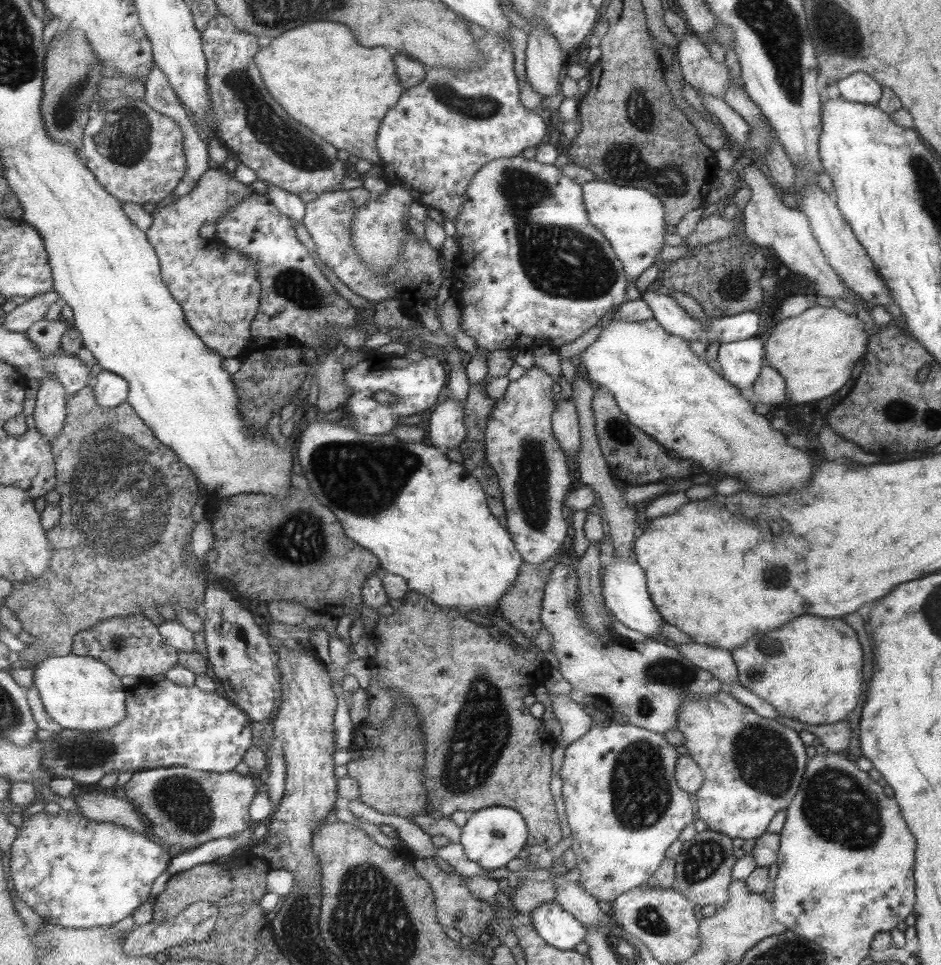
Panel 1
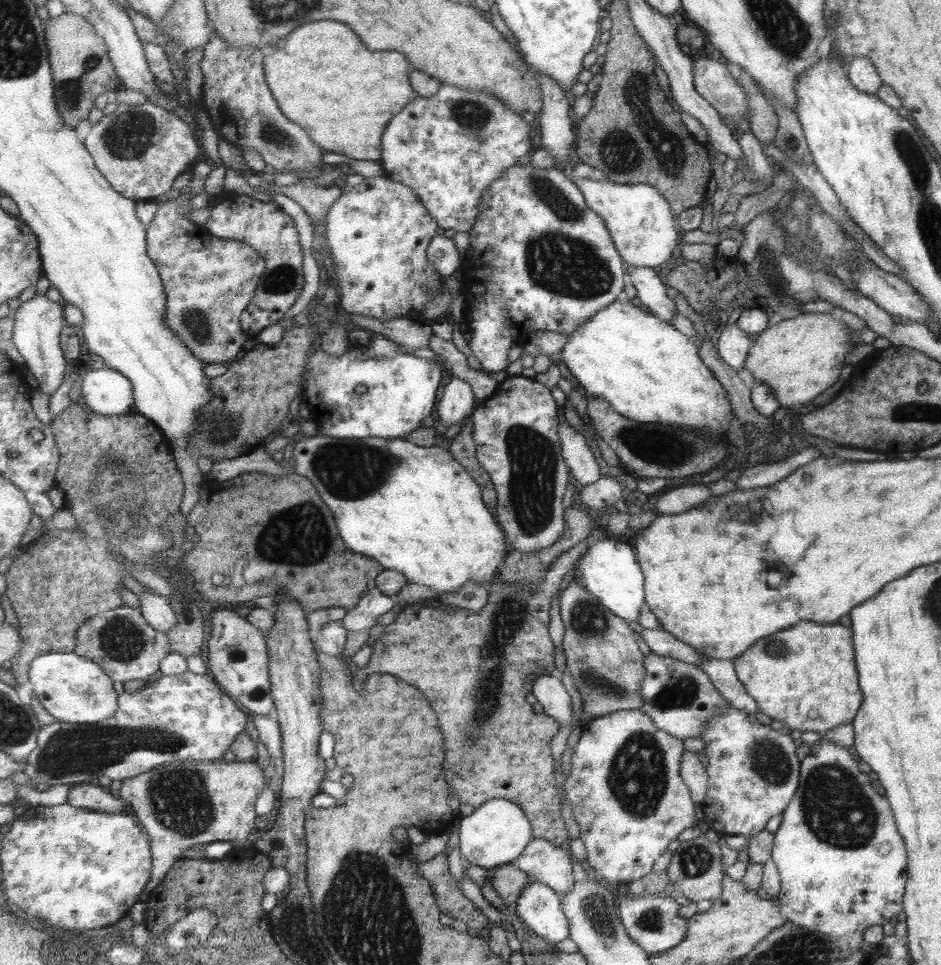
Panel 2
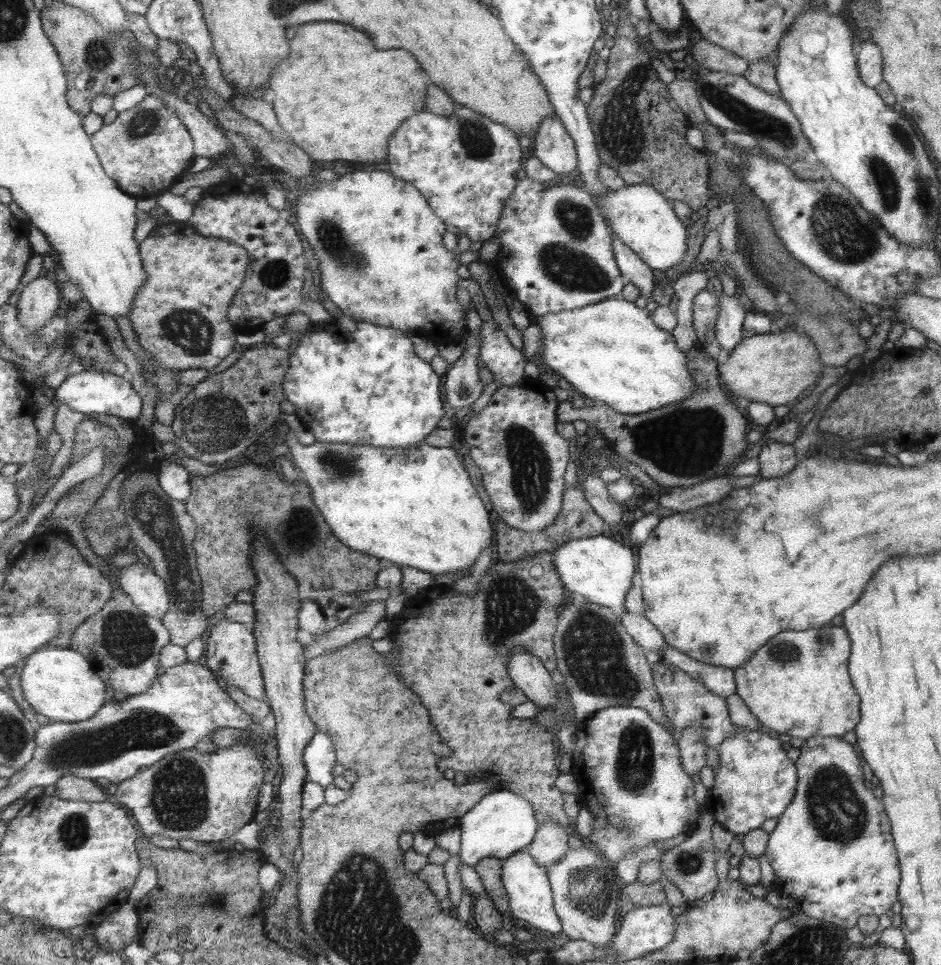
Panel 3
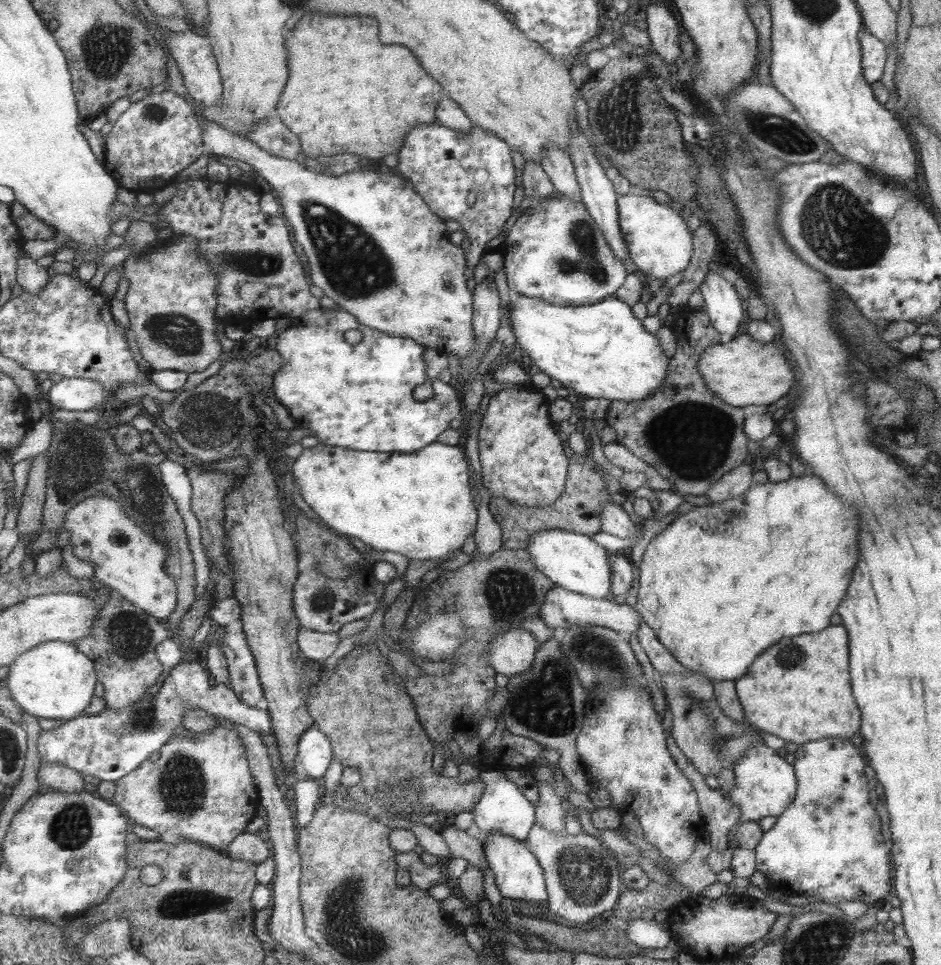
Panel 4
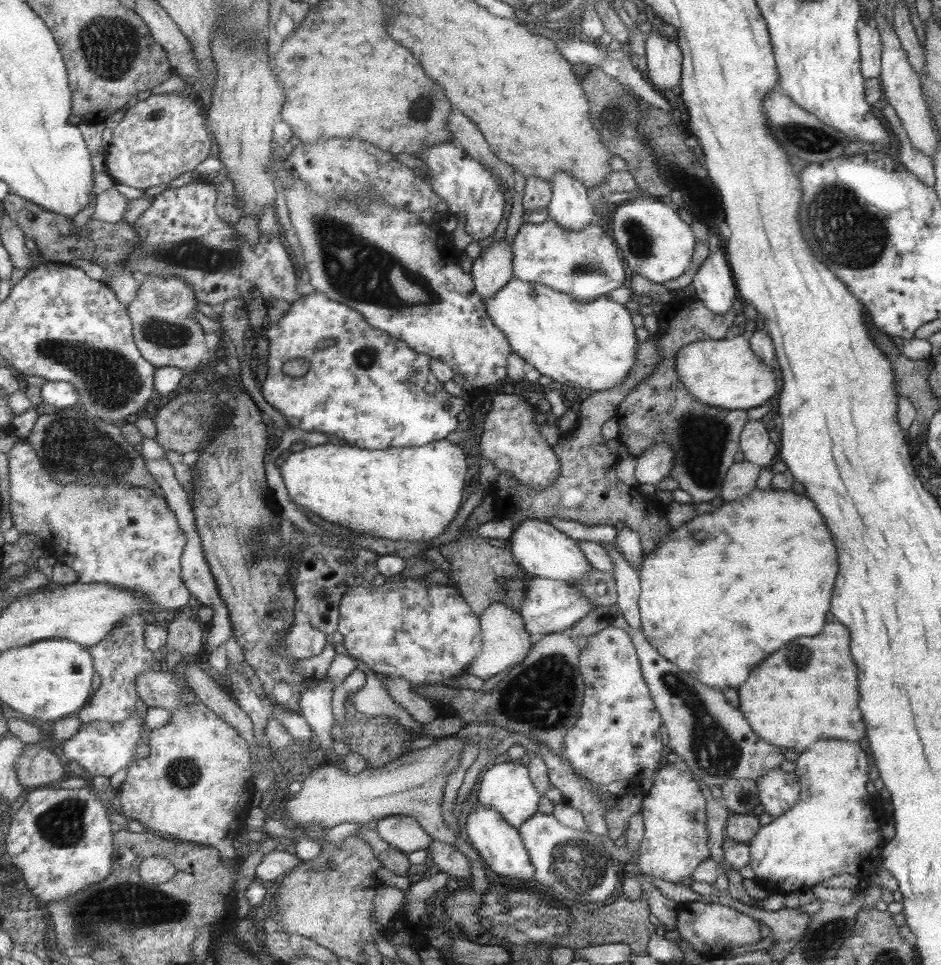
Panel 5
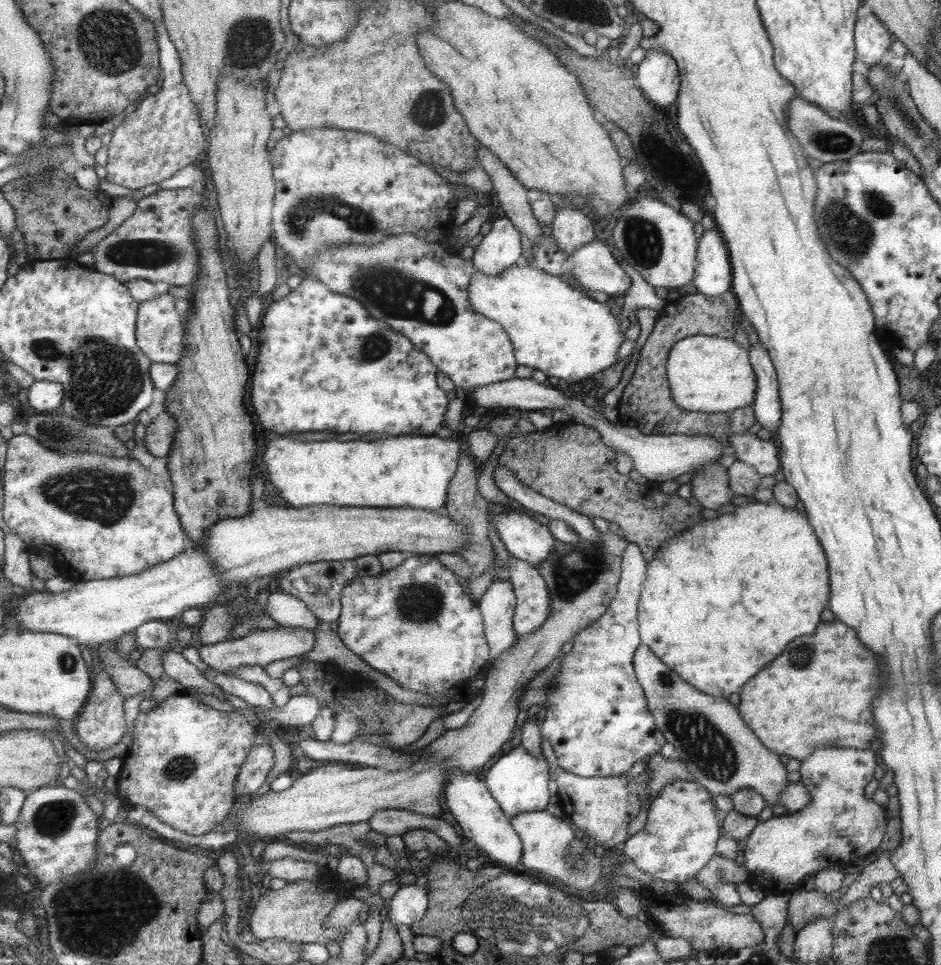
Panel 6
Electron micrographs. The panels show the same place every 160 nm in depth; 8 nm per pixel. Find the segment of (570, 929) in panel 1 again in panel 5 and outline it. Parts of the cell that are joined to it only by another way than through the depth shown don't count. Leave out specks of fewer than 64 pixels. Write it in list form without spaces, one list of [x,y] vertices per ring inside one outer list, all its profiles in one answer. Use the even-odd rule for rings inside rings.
[[[478,802],[467,816],[466,834],[472,846],[479,852],[486,868],[495,872],[500,879],[528,880],[534,876],[534,867],[526,847],[523,846],[521,835],[498,811],[491,810]]]

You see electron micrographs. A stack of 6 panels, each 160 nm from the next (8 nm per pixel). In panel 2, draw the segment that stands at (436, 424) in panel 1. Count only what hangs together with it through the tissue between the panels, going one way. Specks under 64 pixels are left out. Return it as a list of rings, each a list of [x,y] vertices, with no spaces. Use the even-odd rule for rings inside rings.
[[[453,376],[445,386],[438,404],[439,421],[447,428],[453,424],[463,424],[471,418],[480,404],[471,384],[462,378]]]

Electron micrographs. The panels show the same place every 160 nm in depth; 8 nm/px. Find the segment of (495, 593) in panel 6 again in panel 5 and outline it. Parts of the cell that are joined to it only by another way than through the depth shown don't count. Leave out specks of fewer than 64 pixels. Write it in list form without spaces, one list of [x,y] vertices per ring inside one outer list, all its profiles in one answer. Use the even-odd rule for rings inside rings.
[[[494,602],[482,612],[481,616],[483,629],[483,650],[482,653],[471,663],[465,671],[469,675],[479,677],[484,682],[489,677],[504,671],[507,667],[513,668],[520,663],[531,648],[531,636],[523,628],[520,613],[516,613],[510,606],[502,602]]]

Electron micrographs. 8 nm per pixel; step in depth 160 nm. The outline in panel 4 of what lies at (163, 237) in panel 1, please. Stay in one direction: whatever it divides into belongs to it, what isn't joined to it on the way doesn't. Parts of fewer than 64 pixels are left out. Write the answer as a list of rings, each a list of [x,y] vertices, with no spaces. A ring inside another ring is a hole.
[[[175,237],[163,241],[163,245],[160,248],[157,246],[153,252],[147,252],[147,255],[141,255],[139,257],[129,258],[124,263],[125,277],[129,280],[130,286],[125,295],[126,307],[129,311],[131,319],[131,328],[129,333],[135,336],[138,347],[140,348],[140,354],[144,360],[148,362],[150,368],[153,371],[160,370],[176,370],[181,372],[203,372],[207,370],[213,362],[217,359],[225,357],[225,354],[221,352],[221,344],[217,340],[217,320],[218,315],[216,310],[218,309],[218,274],[215,274],[215,268],[211,267],[211,264],[207,263],[207,260],[203,259],[203,255],[199,253],[198,244],[196,244],[196,238],[193,237]]]

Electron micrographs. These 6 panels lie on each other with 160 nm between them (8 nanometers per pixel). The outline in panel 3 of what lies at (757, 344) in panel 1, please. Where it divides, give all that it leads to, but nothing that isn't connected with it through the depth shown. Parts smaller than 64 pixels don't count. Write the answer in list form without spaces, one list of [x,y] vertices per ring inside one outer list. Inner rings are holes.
[[[716,277],[706,282],[704,290],[717,297],[717,320],[714,326],[714,335],[720,348],[730,351],[741,341],[741,324],[743,324],[743,308],[737,296],[727,296],[721,289],[721,283]]]

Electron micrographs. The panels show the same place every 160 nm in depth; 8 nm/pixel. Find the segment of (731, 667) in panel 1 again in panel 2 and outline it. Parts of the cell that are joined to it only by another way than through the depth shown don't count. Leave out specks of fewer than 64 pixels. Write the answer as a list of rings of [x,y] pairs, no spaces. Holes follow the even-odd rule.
[[[642,628],[639,632],[643,644],[650,652],[667,658],[679,659],[681,662],[697,666],[697,663],[706,656],[699,654],[692,646],[677,640],[671,633],[663,629]]]

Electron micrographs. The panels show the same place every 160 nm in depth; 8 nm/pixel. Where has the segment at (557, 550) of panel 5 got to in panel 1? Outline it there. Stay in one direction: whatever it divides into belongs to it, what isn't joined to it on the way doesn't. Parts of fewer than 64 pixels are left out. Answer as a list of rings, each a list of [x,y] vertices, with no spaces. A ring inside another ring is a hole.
[[[617,555],[603,558],[602,563],[603,572],[600,574],[601,596],[610,613],[623,626],[641,632],[646,638],[653,636],[653,634],[661,634],[662,624],[665,622],[654,606],[649,591],[645,590],[645,575],[638,563],[633,558],[618,557]]]

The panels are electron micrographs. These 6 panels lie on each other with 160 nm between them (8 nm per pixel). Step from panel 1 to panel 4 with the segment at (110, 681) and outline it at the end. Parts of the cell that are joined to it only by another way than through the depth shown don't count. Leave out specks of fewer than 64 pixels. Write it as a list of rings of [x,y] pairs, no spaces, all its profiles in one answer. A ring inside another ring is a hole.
[[[51,641],[35,646],[10,666],[5,685],[19,707],[35,717],[73,720],[83,716],[95,694],[98,671],[95,661],[74,643]]]

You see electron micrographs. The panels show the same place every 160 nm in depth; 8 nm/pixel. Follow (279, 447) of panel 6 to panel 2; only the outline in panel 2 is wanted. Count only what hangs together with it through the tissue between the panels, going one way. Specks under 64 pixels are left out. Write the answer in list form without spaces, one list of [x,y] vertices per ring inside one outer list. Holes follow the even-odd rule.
[[[317,434],[314,437],[299,441],[293,450],[295,452],[296,465],[294,468],[296,472],[303,477],[311,479],[311,482],[318,487],[322,499],[327,502],[333,511],[340,534],[348,546],[359,554],[378,560],[386,569],[402,572],[408,578],[409,583],[430,586],[439,594],[454,593],[461,589],[467,581],[481,581],[483,584],[489,585],[490,580],[497,576],[497,570],[499,570],[501,562],[505,560],[504,532],[499,530],[499,526],[495,524],[493,516],[487,512],[488,508],[483,498],[482,487],[470,476],[467,468],[461,466],[451,456],[449,449],[441,446],[424,447],[401,438],[391,438],[391,440],[385,438],[361,438],[361,442],[359,444],[357,442],[359,442],[357,439],[335,438],[334,436]]]

